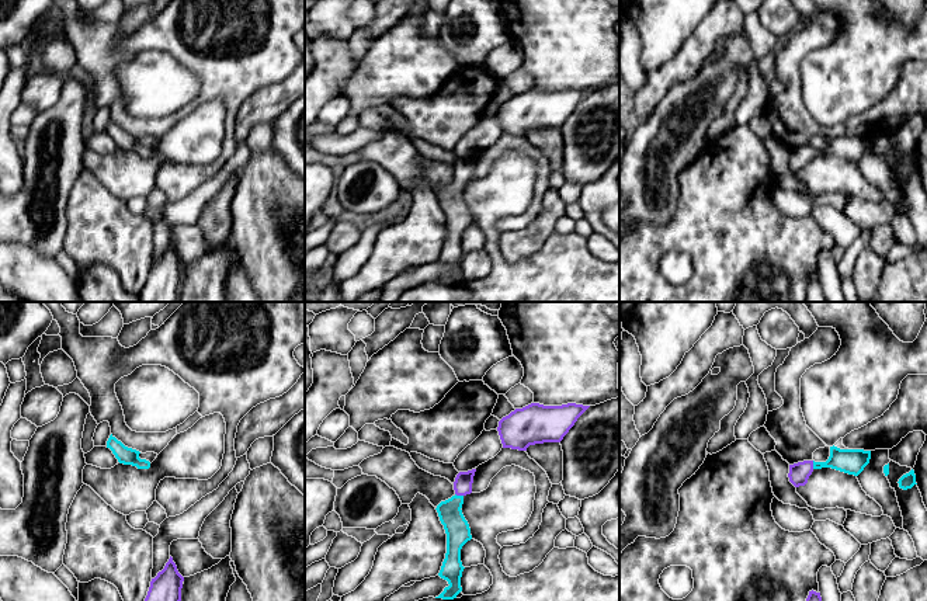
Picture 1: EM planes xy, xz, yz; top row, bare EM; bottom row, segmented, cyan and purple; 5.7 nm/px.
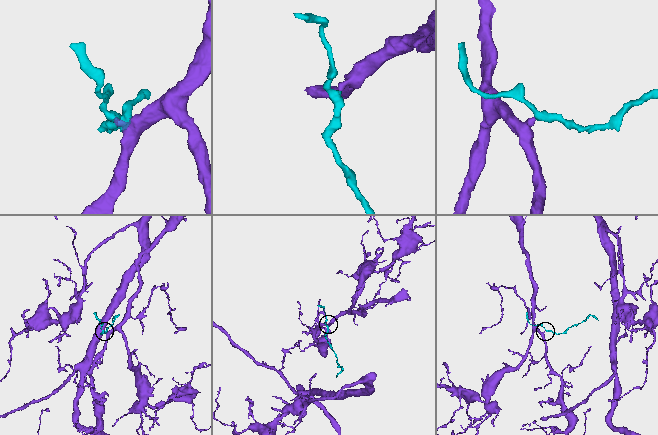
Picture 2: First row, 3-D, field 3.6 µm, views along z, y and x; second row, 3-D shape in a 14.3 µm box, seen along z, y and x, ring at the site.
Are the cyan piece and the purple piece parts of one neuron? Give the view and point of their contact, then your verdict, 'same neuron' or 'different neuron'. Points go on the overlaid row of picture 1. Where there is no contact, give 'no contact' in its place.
contact xz (459, 496); same neuron

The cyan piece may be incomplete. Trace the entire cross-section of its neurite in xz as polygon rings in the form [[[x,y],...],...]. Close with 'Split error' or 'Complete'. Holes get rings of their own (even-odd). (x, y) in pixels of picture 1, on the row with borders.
[[[476,469],[459,472],[454,482],[455,494],[435,508],[447,534],[447,553],[438,576],[449,584],[435,598],[454,600],[462,591],[461,577],[465,567],[461,562],[461,549],[472,535],[461,508],[464,497],[472,493],[475,472]]]. Split error

